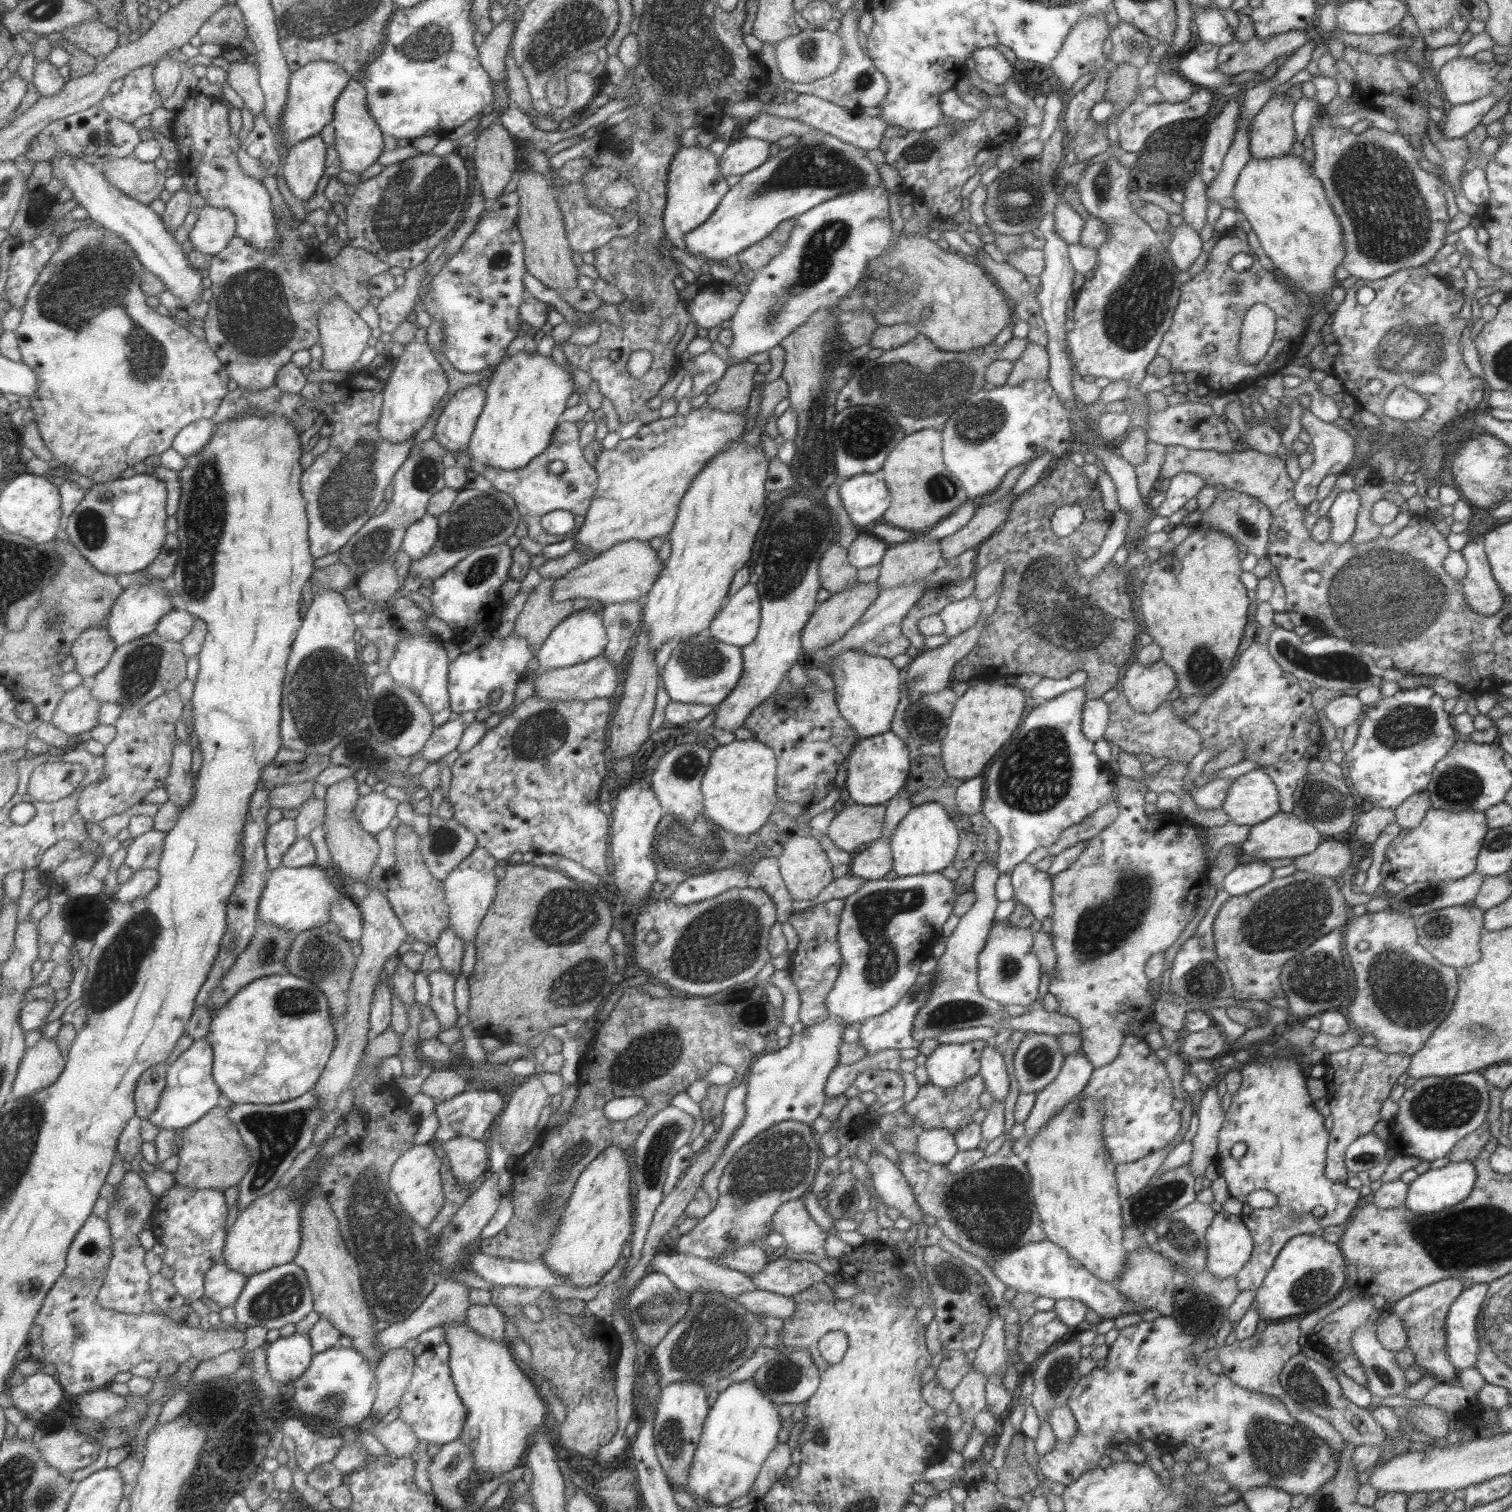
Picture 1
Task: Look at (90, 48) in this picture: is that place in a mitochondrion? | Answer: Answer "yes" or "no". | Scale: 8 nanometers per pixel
no

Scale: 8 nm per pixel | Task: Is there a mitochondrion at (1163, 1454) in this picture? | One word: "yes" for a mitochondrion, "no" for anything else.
no

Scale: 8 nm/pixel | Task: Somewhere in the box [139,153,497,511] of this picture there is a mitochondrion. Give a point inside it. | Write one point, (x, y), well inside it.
(415, 202)

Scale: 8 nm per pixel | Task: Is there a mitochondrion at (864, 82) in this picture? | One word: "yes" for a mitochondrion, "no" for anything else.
yes

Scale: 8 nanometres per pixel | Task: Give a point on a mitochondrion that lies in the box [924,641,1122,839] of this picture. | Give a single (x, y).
(1035, 776)

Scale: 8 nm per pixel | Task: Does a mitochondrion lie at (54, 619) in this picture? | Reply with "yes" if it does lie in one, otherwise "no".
yes

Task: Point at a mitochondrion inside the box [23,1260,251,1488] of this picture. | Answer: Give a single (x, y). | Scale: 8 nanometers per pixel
(46, 1427)

